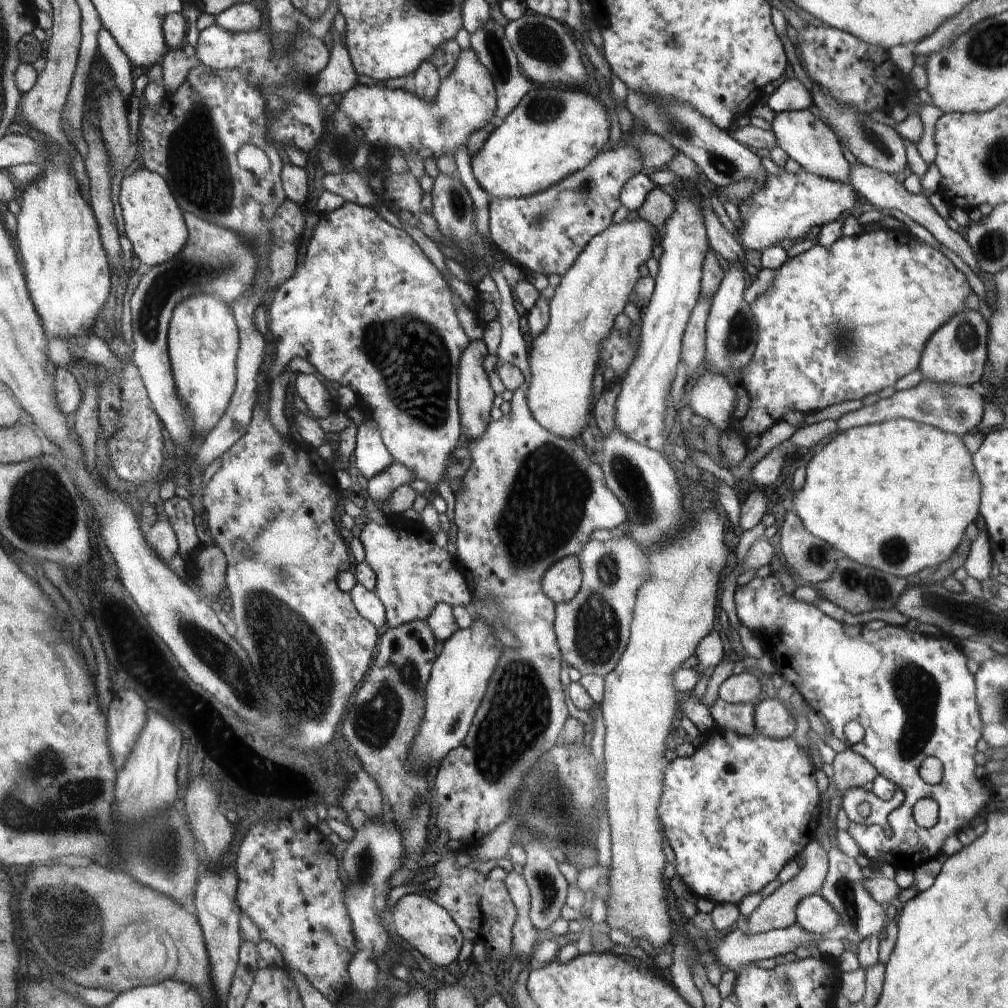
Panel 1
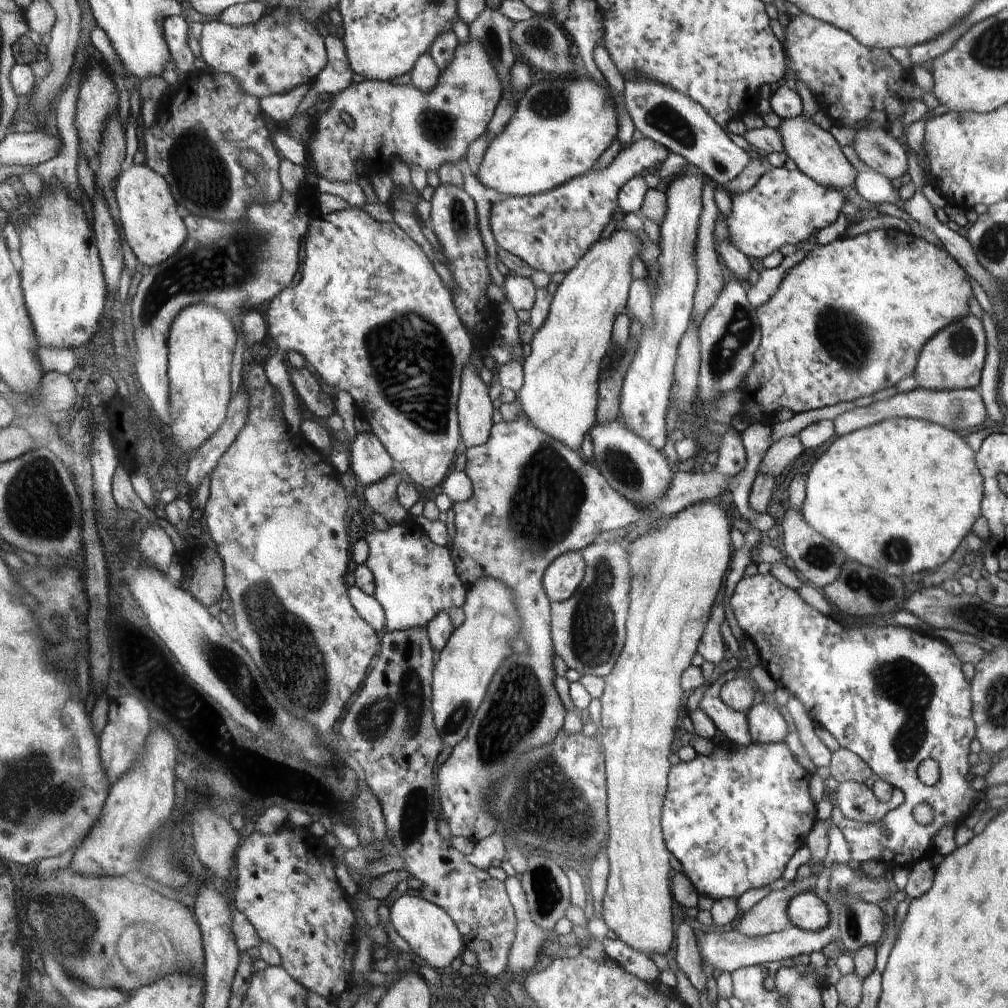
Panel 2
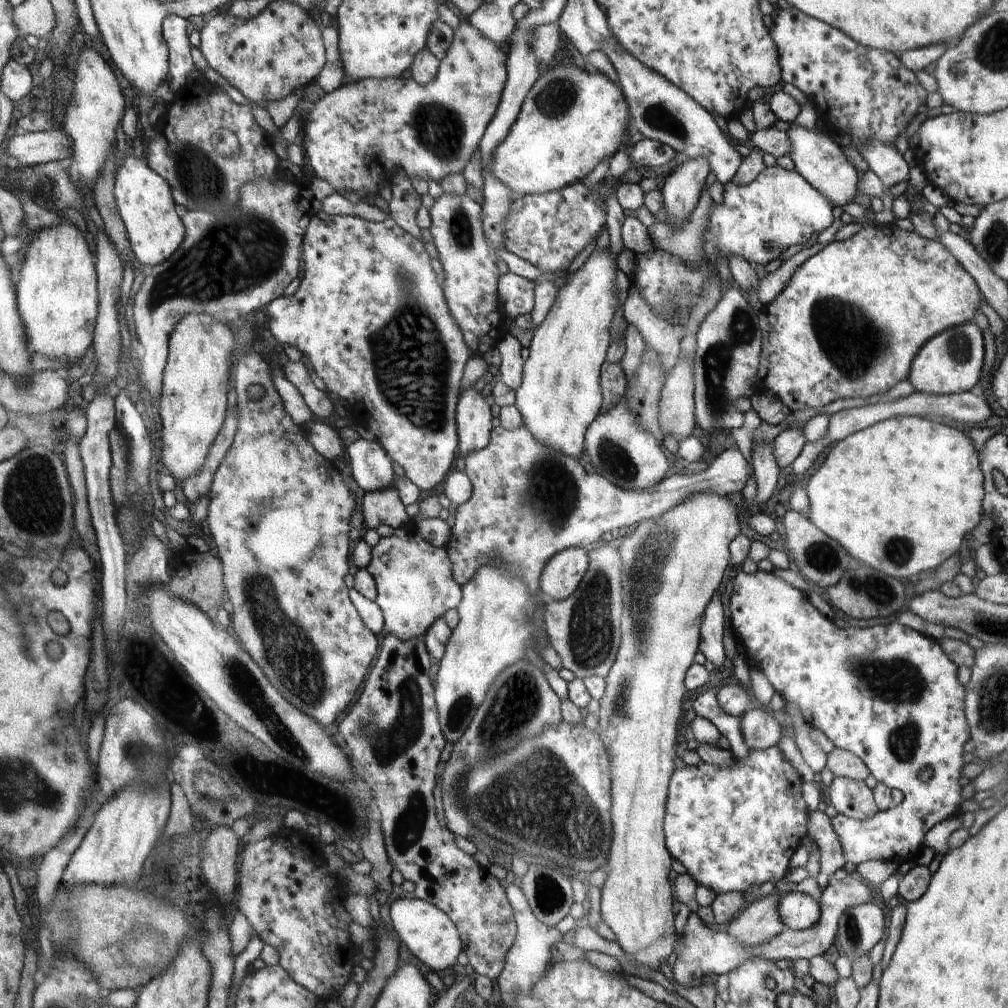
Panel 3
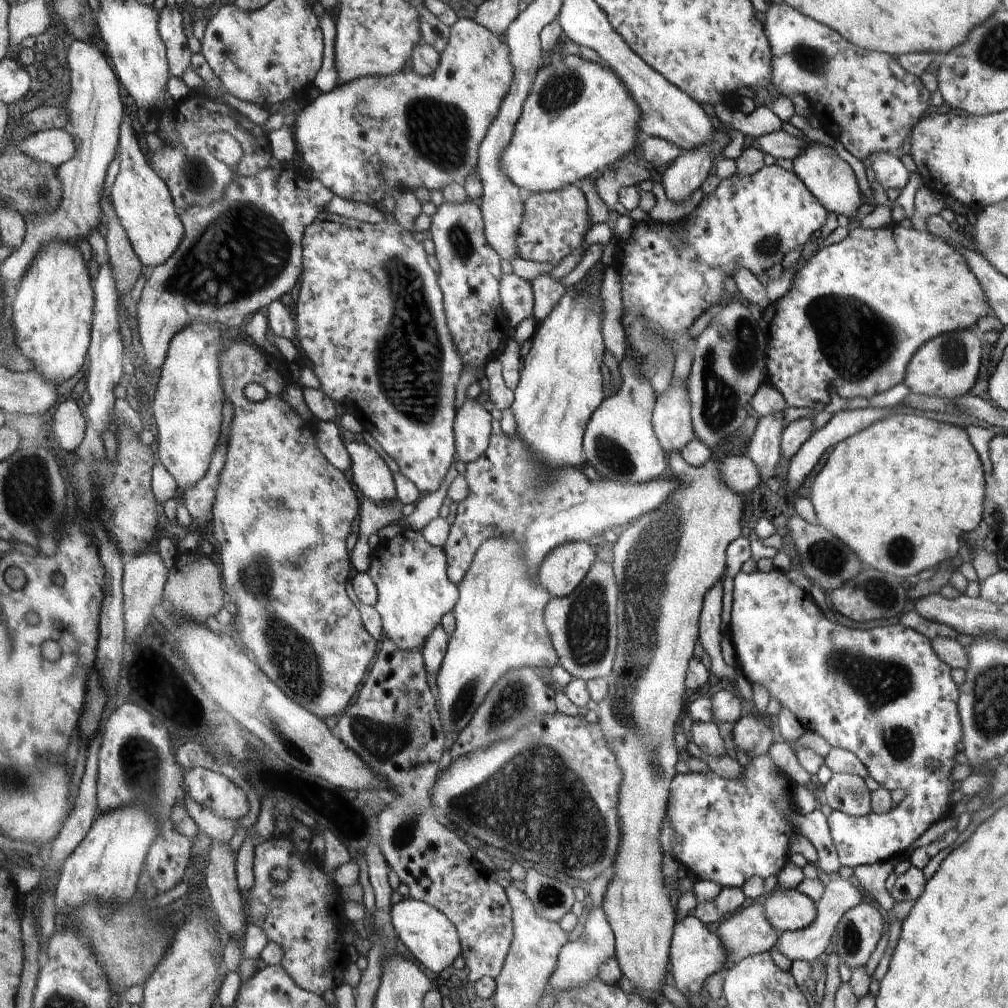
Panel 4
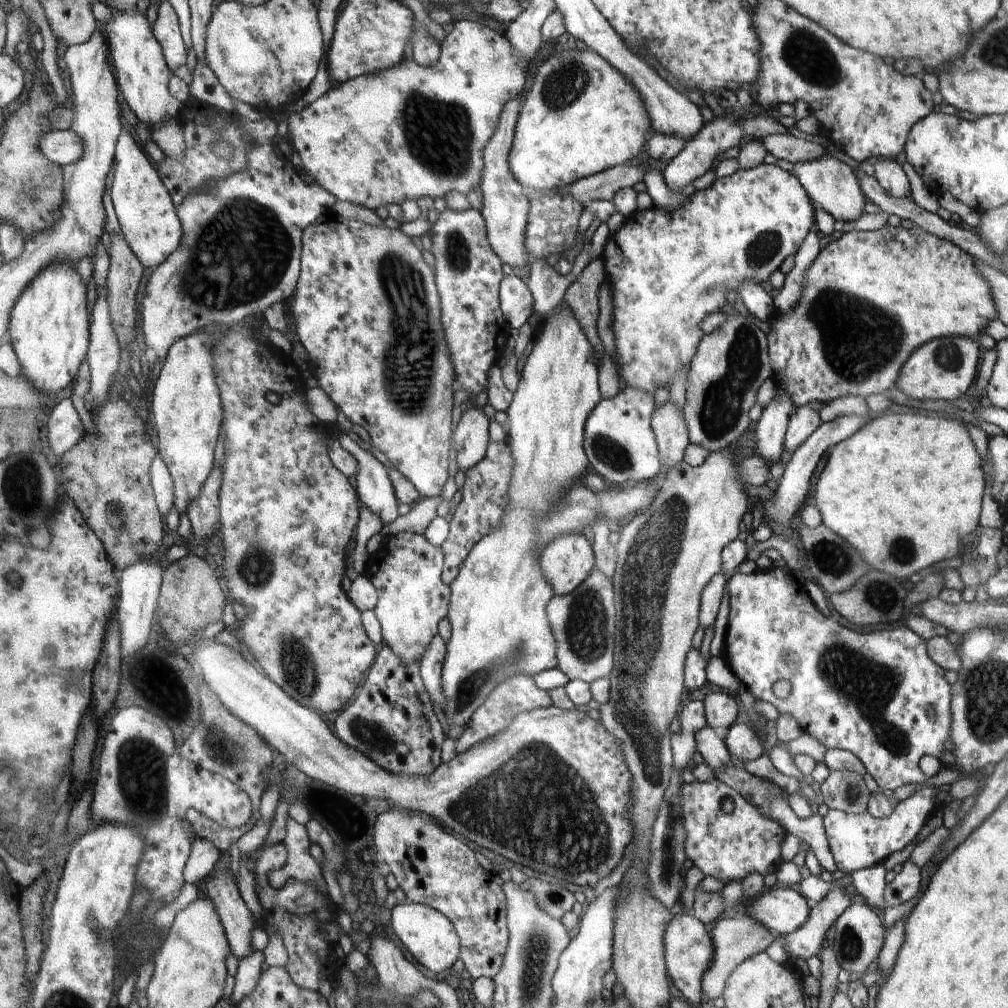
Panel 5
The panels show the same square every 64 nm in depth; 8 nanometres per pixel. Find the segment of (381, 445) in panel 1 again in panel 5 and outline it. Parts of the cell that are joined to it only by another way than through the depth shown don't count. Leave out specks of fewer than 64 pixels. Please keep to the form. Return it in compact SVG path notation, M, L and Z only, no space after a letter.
M345 432L338 435L339 444L358 463L356 486L364 508L378 514L382 524L388 525L398 518L398 505L387 468L383 466L369 451L353 442Z

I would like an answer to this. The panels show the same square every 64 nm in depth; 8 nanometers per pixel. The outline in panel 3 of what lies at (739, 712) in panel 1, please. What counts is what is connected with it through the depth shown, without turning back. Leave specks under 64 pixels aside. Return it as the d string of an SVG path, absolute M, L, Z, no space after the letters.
M721 684L712 686L701 696L696 696L690 705L694 708L696 715L714 723L719 732L728 739L731 745L730 752L734 758L743 759L747 756L749 749L741 730L741 718L728 715L721 709L717 700L720 686Z

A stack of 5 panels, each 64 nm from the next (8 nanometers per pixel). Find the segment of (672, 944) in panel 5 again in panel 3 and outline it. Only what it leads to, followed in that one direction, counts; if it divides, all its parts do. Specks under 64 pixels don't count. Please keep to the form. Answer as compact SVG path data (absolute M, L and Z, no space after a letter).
M850 875L846 876L842 881L831 877L828 887L822 892L818 901L822 917L817 926L804 931L786 927L783 932L774 936L769 942L755 947L744 945L728 932L707 928L699 916L692 912L687 921L683 944L680 945L681 950L677 951L676 966L672 966L674 978L683 987L690 987L696 986L695 982L700 982L706 974L718 976L728 974L732 970L739 969L740 966L743 966L751 959L758 958L766 959L769 962L777 962L779 960L795 961L797 958L806 958L806 960L810 961L813 957L826 953L830 946L833 945L838 934L839 918L848 908L870 903L872 894L874 894L873 886L864 880L854 880Z

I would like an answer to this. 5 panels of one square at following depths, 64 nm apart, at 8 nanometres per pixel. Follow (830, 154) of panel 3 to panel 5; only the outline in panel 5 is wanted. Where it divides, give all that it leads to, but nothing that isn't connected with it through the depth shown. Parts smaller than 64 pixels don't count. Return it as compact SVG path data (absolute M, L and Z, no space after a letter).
M827 153L816 159L796 163L795 176L803 184L803 188L811 196L811 200L818 209L830 213L836 221L850 222L862 214L866 200L864 200L863 190L860 190L854 172L850 170L848 164L844 164Z

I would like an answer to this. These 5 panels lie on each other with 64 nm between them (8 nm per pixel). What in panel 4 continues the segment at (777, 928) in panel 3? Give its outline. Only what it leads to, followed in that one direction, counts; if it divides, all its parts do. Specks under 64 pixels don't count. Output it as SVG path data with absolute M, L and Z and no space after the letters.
M760 899L749 901L739 911L736 911L721 922L716 934L719 934L720 938L723 939L724 950L728 951L728 965L724 966L724 970L720 970L720 973L713 974L706 979L708 994L717 1001L723 995L723 984L728 970L738 964L738 962L743 961L744 958L748 958L748 956L770 952L778 940L779 933L772 926L770 920L766 918L764 904L761 903Z

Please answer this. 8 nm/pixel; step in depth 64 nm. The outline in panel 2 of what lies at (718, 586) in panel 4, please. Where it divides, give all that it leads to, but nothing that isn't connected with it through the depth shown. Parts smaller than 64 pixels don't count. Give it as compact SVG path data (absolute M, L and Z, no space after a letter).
M722 603L717 604L713 612L715 613L715 617L711 618L707 626L706 633L699 643L698 652L704 661L719 666L723 662L725 647L725 640L720 631L720 625L725 620Z

